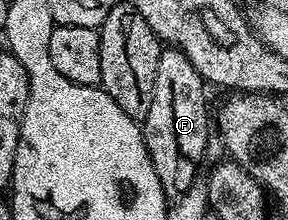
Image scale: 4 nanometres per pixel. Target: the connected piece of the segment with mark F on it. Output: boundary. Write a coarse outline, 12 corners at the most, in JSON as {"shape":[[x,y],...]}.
{"shape":[[162,48],[143,122],[166,198],[198,180],[209,145],[206,81]]}

